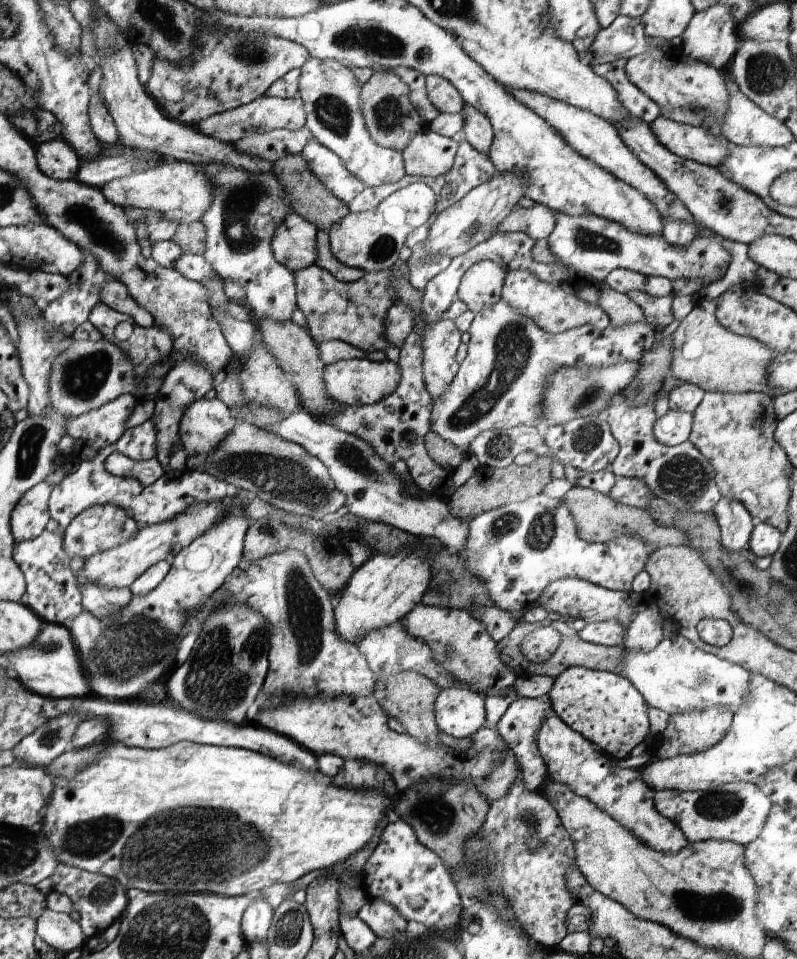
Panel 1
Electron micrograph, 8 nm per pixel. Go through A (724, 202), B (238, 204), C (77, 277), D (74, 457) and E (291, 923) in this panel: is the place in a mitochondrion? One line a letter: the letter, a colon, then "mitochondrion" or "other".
A: mitochondrion
B: mitochondrion
C: other
D: other
E: mitochondrion

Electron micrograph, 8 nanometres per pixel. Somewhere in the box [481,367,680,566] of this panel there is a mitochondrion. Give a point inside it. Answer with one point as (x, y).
(543, 528)

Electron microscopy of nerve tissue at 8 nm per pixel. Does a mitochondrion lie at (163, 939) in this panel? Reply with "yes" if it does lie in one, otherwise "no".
yes

